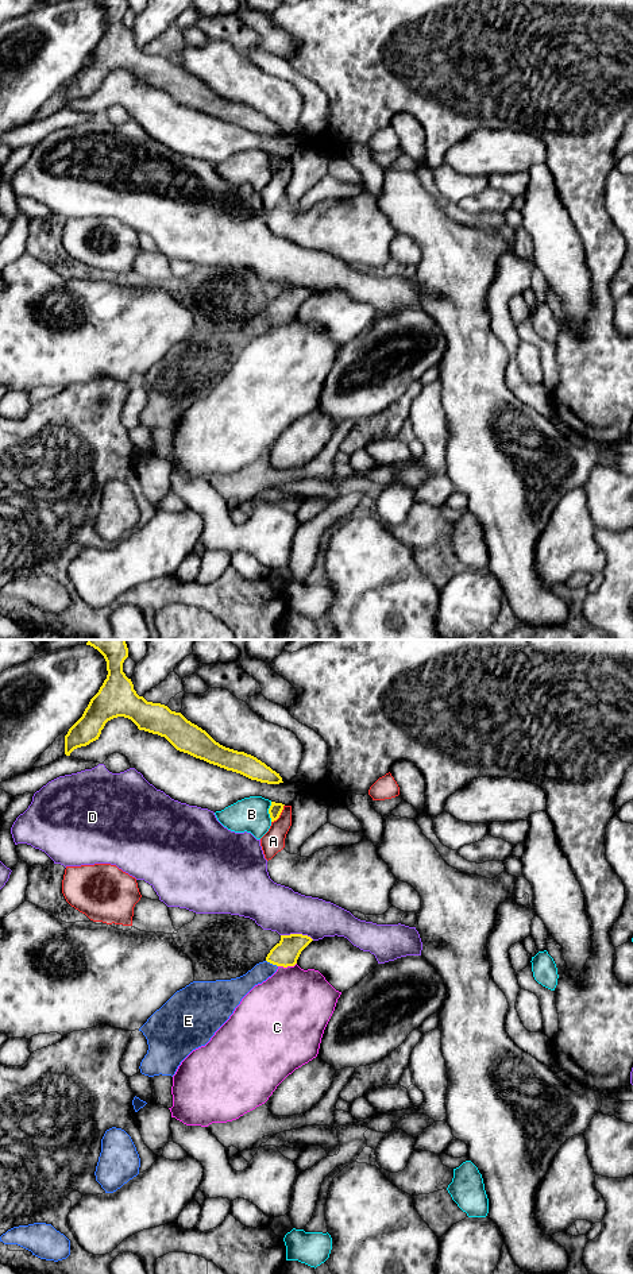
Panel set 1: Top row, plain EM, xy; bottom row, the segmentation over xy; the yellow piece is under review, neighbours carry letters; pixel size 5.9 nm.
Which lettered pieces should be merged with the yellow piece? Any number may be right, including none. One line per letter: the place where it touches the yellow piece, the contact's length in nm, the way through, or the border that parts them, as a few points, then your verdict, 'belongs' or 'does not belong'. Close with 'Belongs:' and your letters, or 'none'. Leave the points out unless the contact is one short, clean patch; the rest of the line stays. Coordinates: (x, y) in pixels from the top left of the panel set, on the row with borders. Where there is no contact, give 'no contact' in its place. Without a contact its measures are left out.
A: xy (280, 814) | 130 nm | does not belong
B: xy (269, 811) | 120 nm | does not belong
C: xy (286, 966) | 110 nm | along xy (296, 962), (288, 966), (278, 966) | does not belong
D: xy (297, 934) | 200 nm | does not belong
E: xy (271, 962) | 80 nm | across xy (285, 953), (271, 962), (239, 987) | belongs
Belongs: E

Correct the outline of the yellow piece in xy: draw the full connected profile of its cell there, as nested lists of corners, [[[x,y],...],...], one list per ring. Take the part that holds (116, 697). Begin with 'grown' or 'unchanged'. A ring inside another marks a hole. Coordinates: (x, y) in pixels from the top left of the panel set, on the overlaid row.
unchanged; [[[88,640],[107,661],[107,679],[90,699],[82,717],[65,736],[65,754],[99,740],[105,723],[113,718],[131,719],[139,730],[165,737],[177,750],[267,784],[283,783],[279,773],[256,757],[225,748],[181,713],[161,703],[147,702],[134,690],[123,672],[128,657],[126,640]]]

